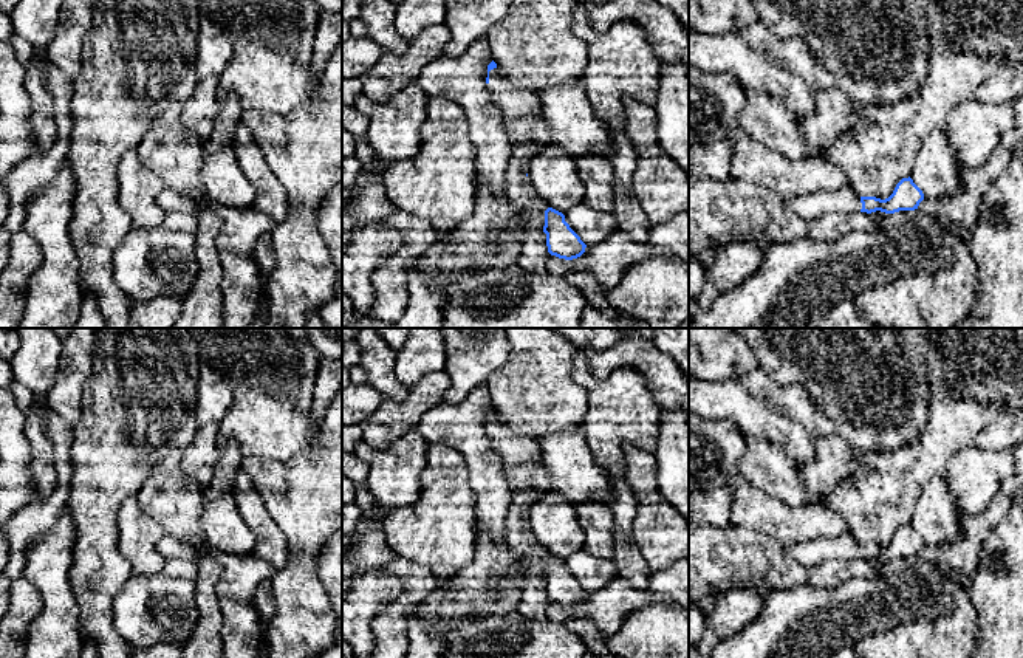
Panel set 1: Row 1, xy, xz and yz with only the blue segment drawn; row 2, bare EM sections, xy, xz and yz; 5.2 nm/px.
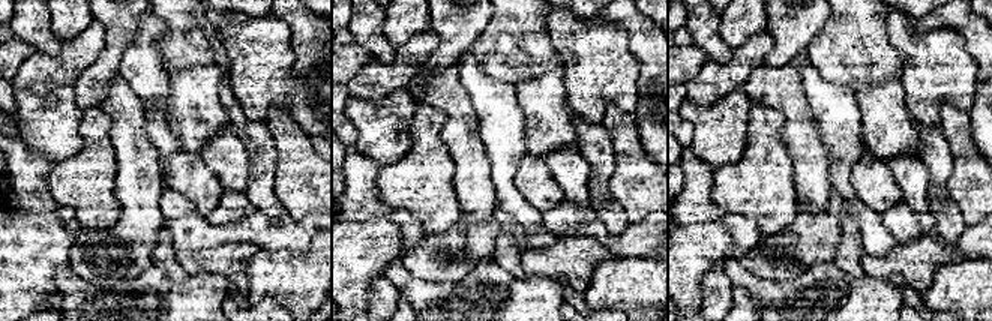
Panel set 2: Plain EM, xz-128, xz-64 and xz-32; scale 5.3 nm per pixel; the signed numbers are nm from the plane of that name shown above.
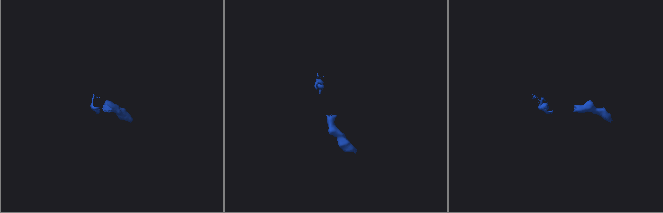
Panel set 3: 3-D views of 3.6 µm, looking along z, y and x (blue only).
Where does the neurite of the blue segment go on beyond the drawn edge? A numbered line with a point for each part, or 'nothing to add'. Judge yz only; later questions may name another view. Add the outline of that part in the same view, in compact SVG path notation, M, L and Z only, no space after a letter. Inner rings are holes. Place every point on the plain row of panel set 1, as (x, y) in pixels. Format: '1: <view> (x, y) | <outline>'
1: yz (813, 553) | M850 531L833 539L816 539L783 548L808 570L820 565L825 560L854 560L862 556L860 543Z

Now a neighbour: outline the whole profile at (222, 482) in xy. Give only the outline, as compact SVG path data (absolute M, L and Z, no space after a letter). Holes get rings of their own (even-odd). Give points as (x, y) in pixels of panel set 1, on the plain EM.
M221 461L215 464L212 482L204 488L204 497L214 500L224 492L232 491L234 474L231 474Z

